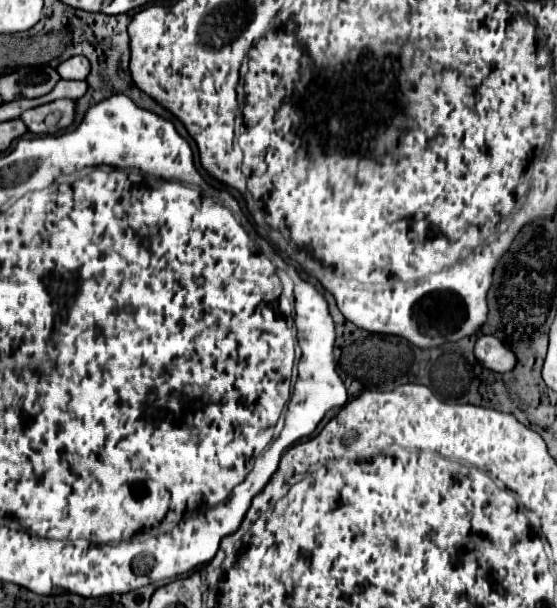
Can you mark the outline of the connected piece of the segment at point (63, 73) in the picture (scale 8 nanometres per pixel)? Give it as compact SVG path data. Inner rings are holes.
M70 57L58 65L58 73L62 79L86 79L90 73L90 63L86 57Z

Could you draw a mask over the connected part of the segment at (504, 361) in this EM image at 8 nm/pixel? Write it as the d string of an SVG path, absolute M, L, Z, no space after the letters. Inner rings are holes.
M482 335L476 341L476 349L474 349L478 361L496 373L508 373L514 369L514 351L510 351L500 339L492 337L492 335Z

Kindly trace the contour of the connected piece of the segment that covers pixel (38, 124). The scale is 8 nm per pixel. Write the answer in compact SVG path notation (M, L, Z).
M60 99L36 109L28 109L22 113L22 121L28 125L32 133L52 135L74 123L76 117L76 101Z

